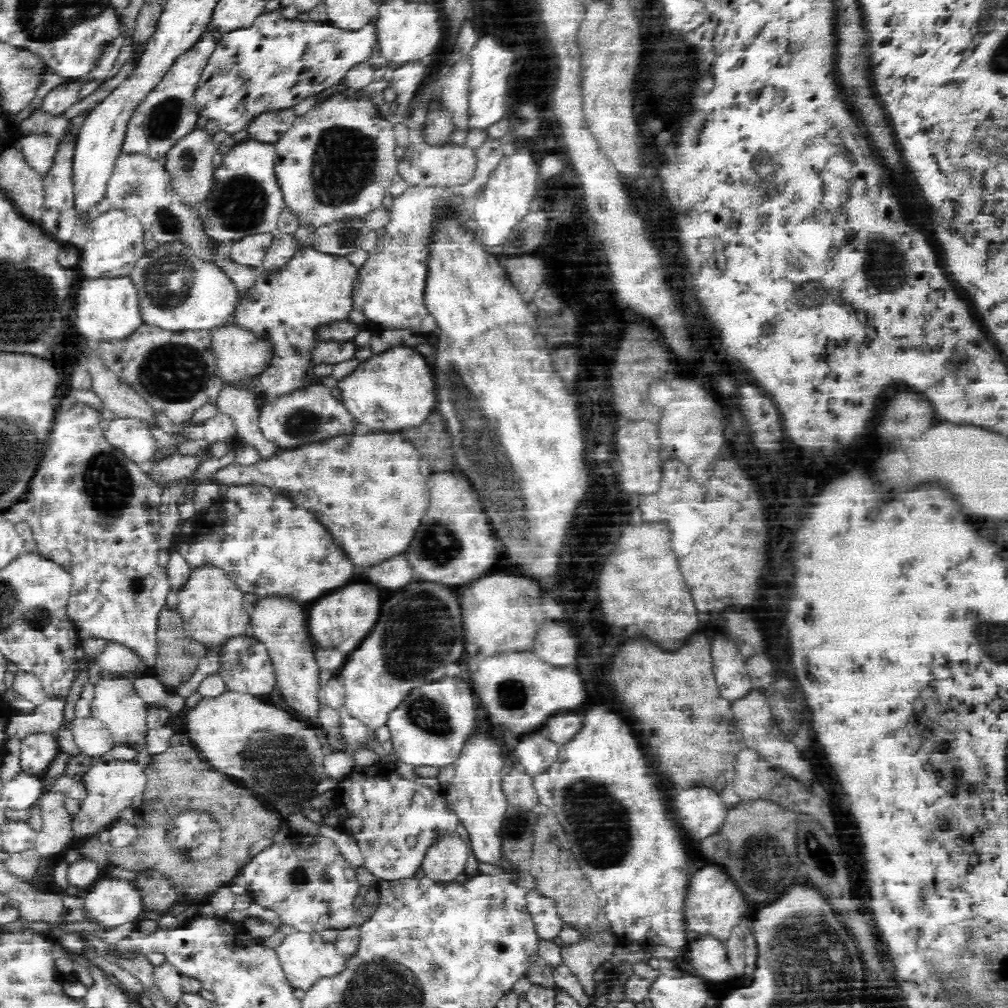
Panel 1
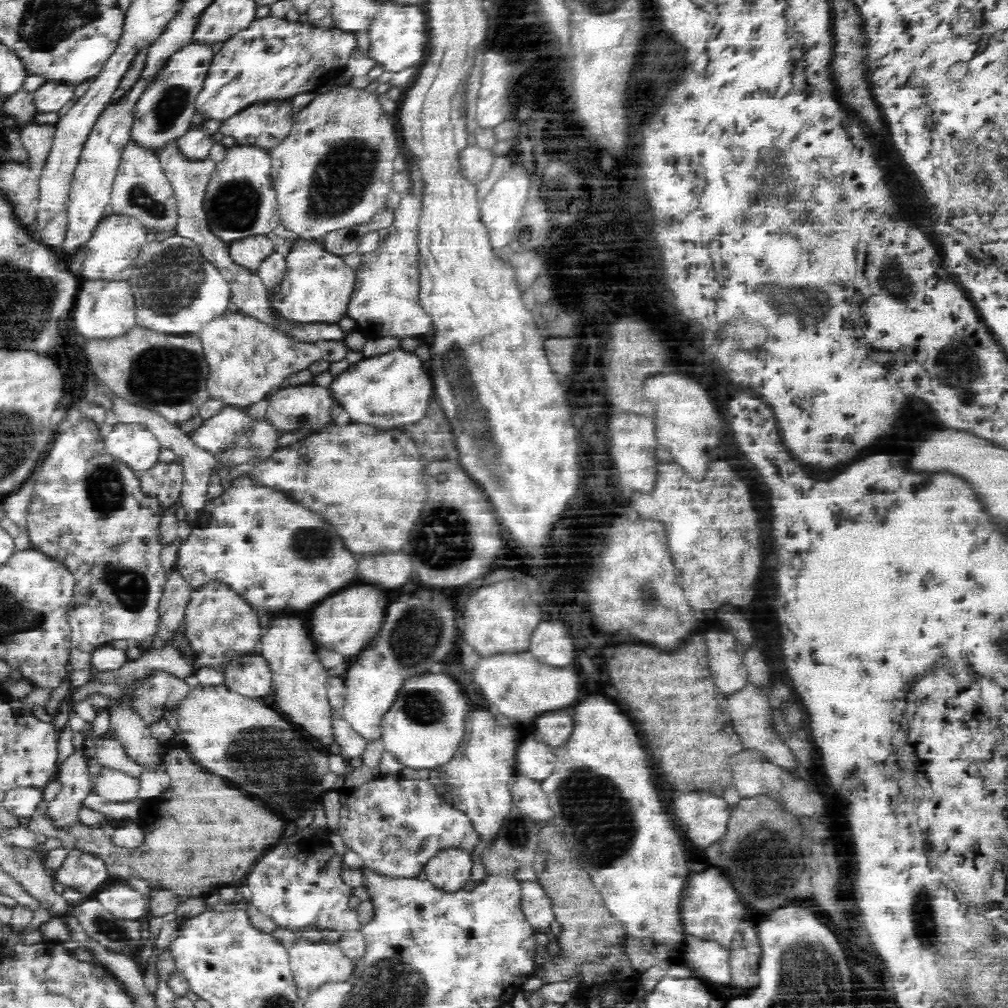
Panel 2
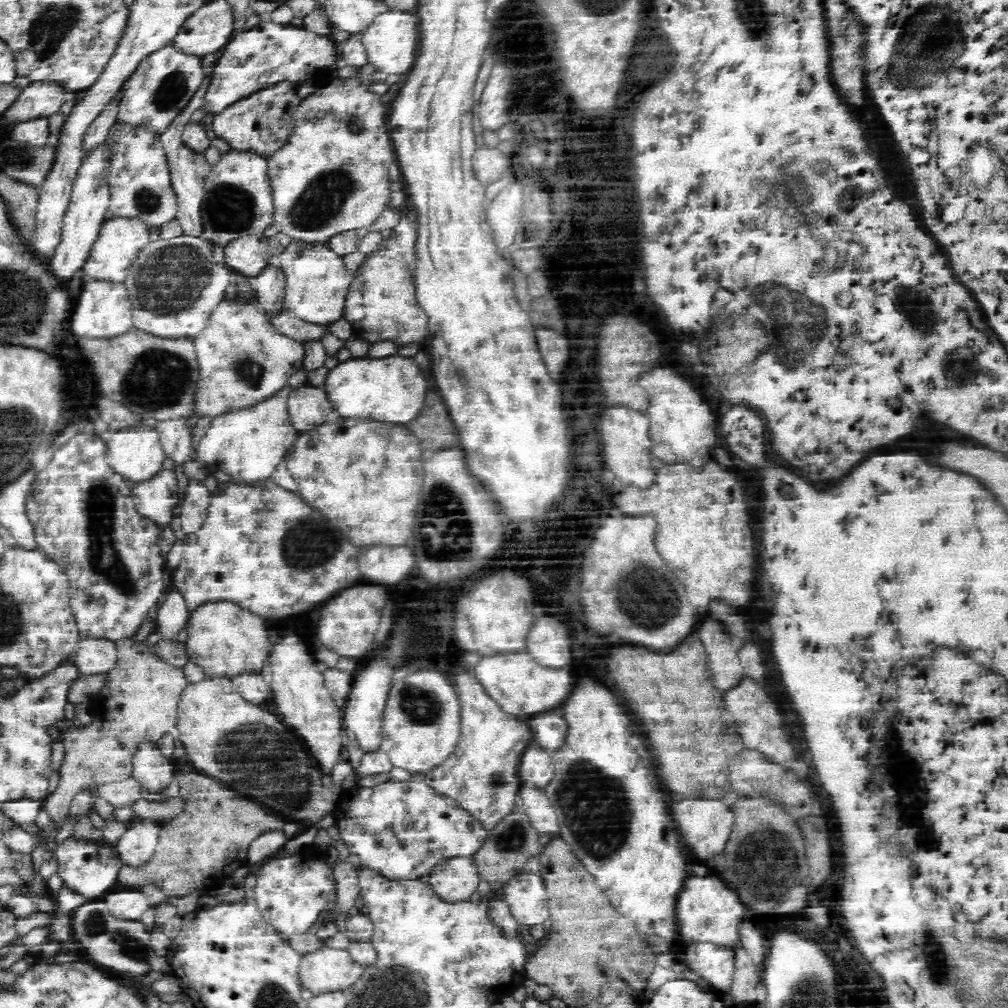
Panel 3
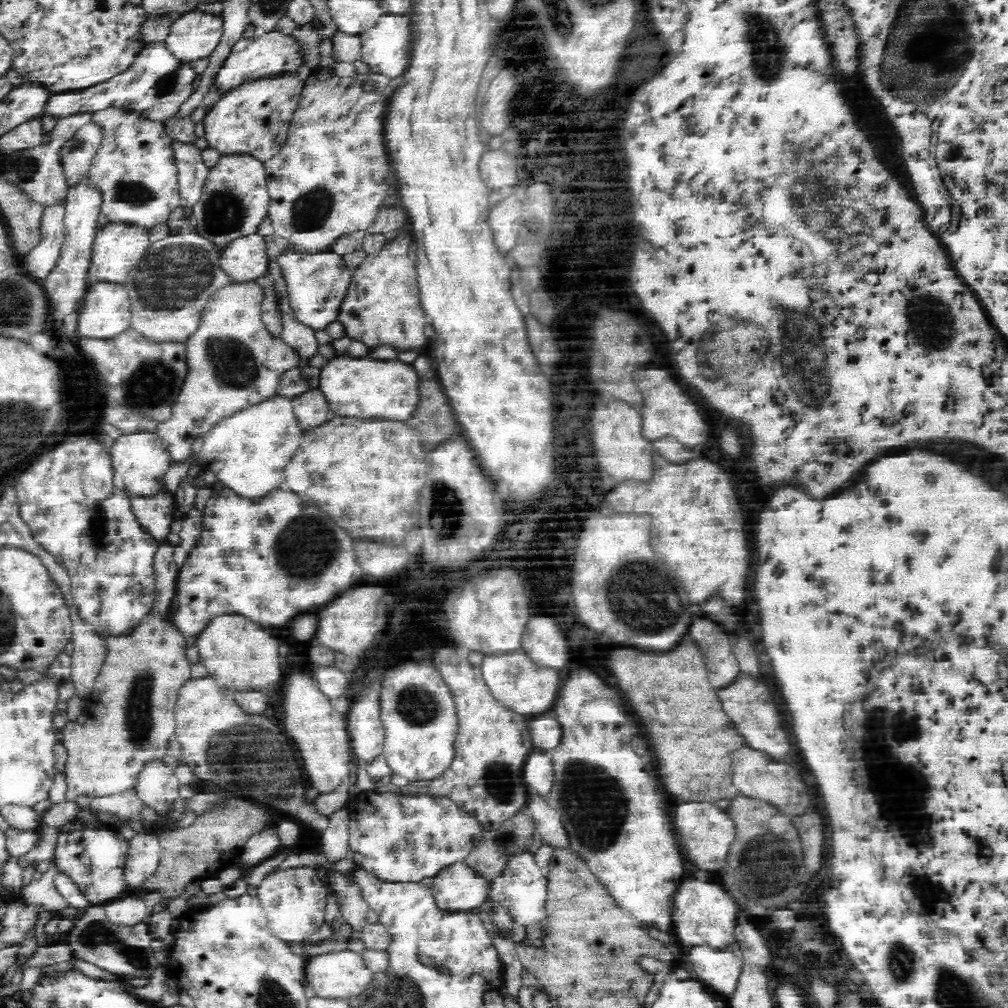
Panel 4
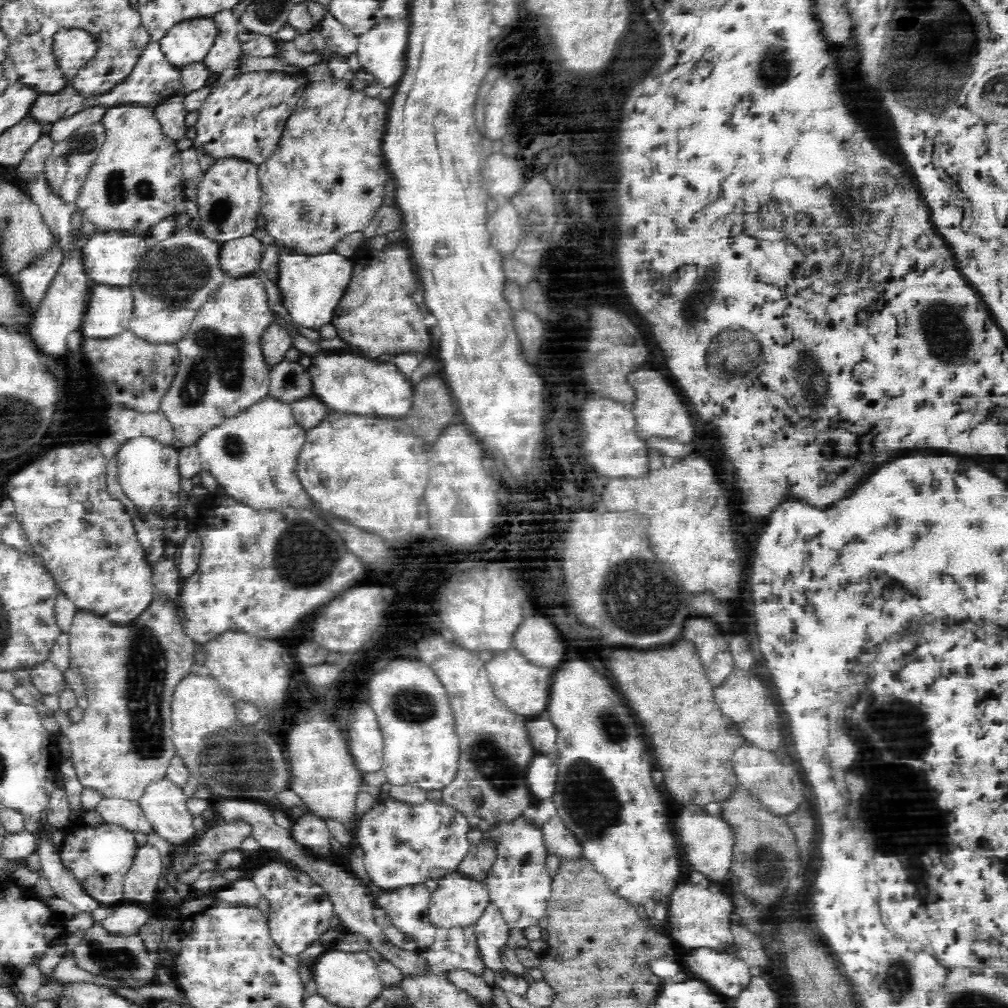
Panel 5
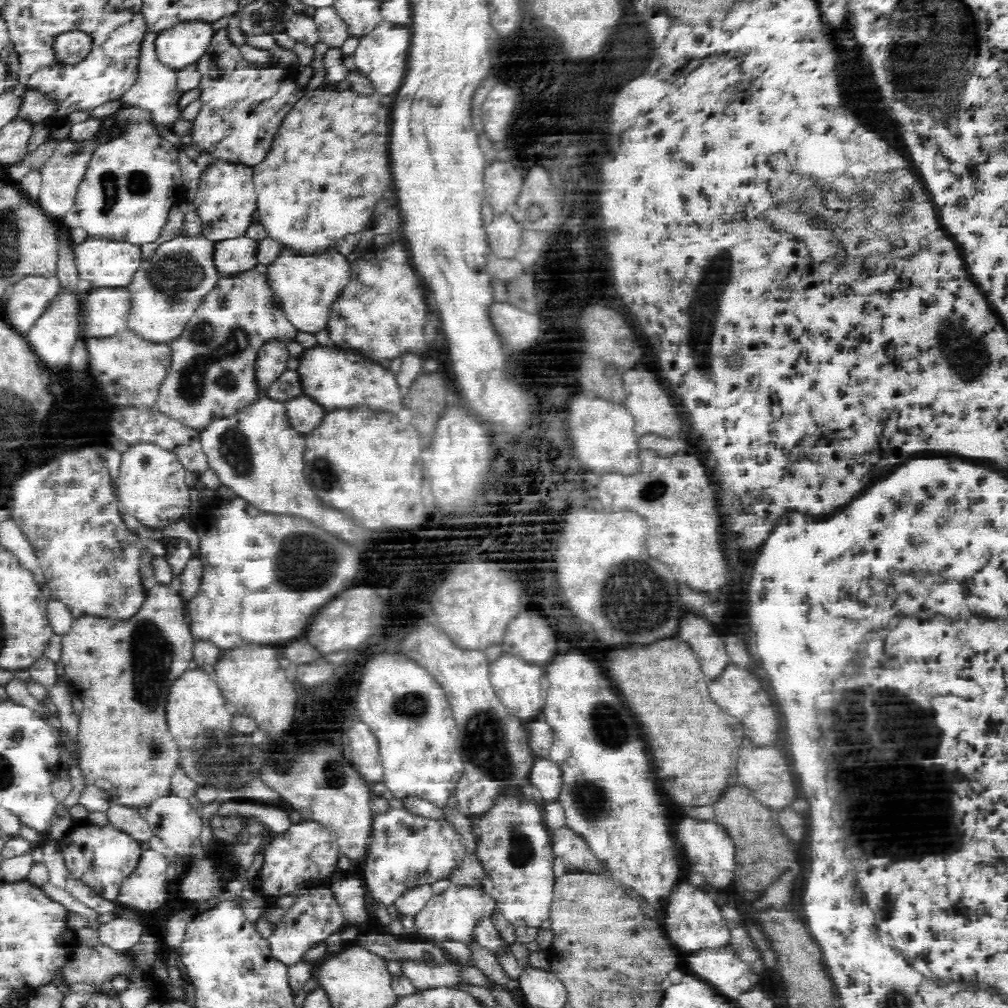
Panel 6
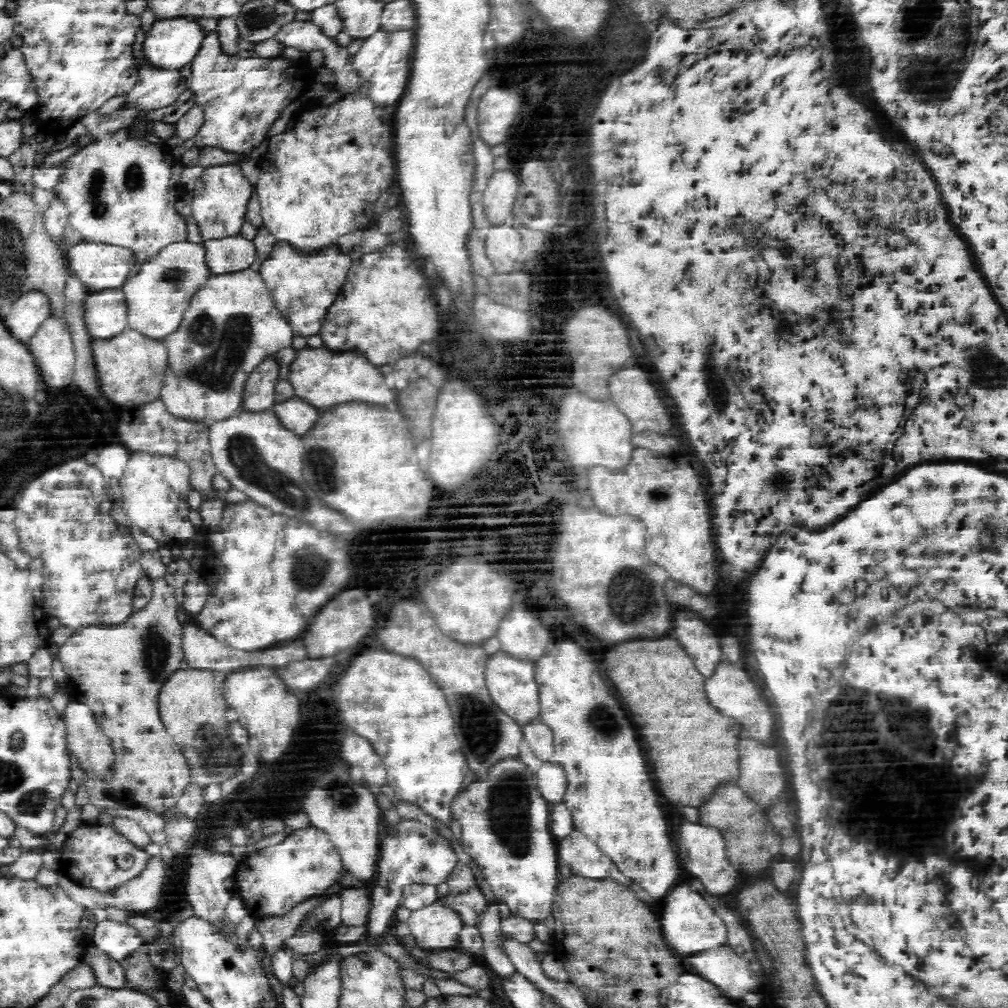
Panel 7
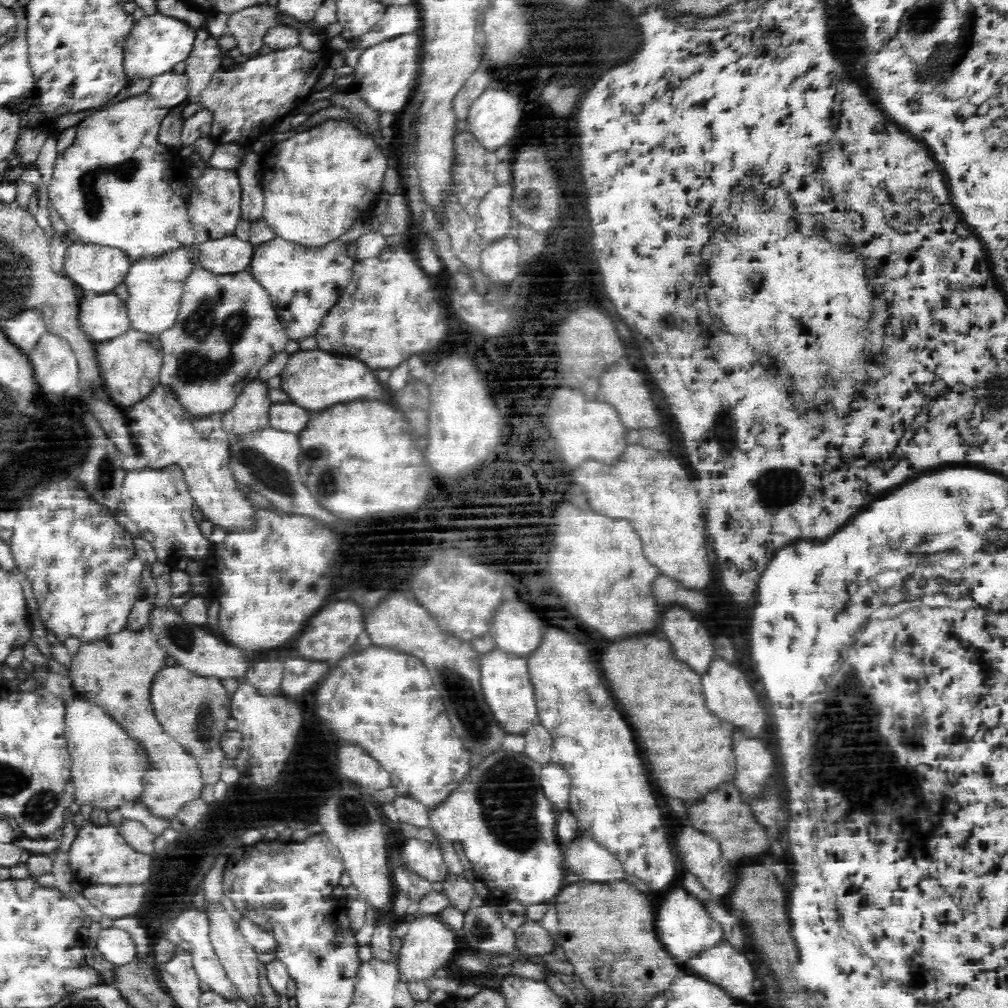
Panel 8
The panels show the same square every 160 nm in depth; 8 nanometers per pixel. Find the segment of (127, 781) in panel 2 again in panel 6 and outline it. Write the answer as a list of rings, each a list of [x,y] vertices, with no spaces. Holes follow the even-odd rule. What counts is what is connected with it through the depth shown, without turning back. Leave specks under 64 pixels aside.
[[[110,800],[106,815],[108,815],[110,825],[118,828],[118,830],[130,833],[130,836],[138,839],[141,843],[151,842],[154,839],[151,828],[146,820],[140,816],[137,807],[118,804]]]

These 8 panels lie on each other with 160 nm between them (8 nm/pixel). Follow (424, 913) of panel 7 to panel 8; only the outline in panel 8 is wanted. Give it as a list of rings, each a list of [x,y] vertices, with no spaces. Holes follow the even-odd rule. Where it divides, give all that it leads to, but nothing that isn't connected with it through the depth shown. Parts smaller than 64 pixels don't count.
[[[418,910],[414,920],[409,922],[407,934],[401,940],[401,948],[396,957],[402,980],[408,982],[412,979],[434,977],[436,970],[448,965],[452,952],[458,950],[456,946],[458,936],[442,919],[442,915],[423,913]]]

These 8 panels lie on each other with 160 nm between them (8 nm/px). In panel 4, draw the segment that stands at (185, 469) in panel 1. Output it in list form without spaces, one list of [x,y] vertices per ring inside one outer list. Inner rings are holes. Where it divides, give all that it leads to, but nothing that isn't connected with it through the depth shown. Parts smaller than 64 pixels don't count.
[[[166,485],[150,496],[130,494],[131,509],[137,522],[159,543],[167,541],[171,524],[178,516],[174,493]]]

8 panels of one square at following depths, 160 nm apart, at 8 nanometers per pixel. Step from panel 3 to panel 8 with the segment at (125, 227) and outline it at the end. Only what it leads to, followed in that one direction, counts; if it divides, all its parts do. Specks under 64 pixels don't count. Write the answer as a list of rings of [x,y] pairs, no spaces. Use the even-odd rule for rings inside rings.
[[[78,240],[67,248],[62,272],[70,277],[78,288],[104,294],[112,292],[120,282],[124,281],[132,263],[128,254],[119,248],[98,246]]]

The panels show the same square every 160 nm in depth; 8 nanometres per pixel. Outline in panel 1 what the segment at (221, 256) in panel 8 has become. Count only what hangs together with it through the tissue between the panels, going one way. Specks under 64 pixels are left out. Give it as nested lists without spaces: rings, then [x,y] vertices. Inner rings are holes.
[[[273,233],[245,236],[226,247],[227,255],[236,264],[260,270],[272,239]]]

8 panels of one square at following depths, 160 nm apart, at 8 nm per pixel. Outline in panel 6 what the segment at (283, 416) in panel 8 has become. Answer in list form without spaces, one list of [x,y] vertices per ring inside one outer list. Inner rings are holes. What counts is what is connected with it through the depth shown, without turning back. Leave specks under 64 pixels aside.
[[[302,394],[284,402],[288,419],[290,419],[291,427],[296,431],[307,435],[314,428],[318,428],[318,424],[324,418],[324,408],[316,401],[310,400],[306,394]]]

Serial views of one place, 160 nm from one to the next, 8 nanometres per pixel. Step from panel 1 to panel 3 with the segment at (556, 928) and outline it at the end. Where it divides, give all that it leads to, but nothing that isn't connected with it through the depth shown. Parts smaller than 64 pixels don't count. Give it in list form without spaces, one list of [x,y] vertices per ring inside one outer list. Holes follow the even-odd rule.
[[[525,867],[512,880],[508,880],[501,888],[504,891],[501,898],[506,895],[506,898],[503,899],[509,906],[510,914],[514,917],[518,925],[529,928],[537,924],[542,925],[542,922],[546,922],[550,918],[549,900],[543,878],[532,873],[528,867]]]

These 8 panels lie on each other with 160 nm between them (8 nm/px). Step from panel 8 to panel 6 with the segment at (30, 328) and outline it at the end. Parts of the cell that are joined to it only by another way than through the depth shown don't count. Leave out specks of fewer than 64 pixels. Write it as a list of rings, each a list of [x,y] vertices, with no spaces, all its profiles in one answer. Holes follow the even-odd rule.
[[[28,275],[15,282],[8,293],[12,296],[6,296],[8,326],[24,336],[60,288],[57,275]]]

